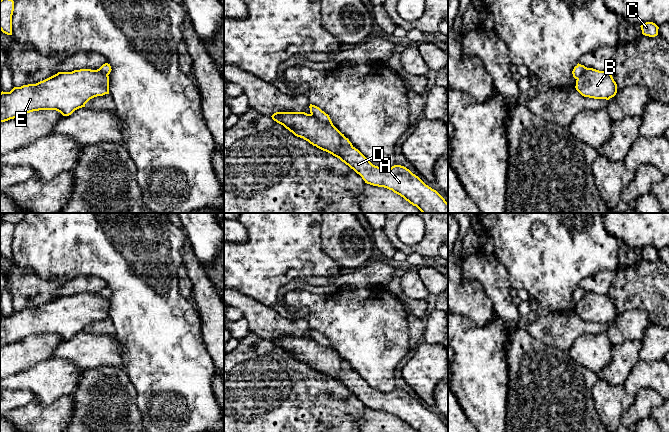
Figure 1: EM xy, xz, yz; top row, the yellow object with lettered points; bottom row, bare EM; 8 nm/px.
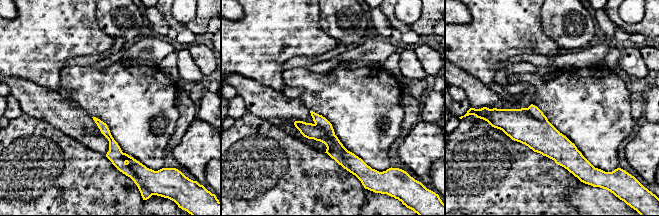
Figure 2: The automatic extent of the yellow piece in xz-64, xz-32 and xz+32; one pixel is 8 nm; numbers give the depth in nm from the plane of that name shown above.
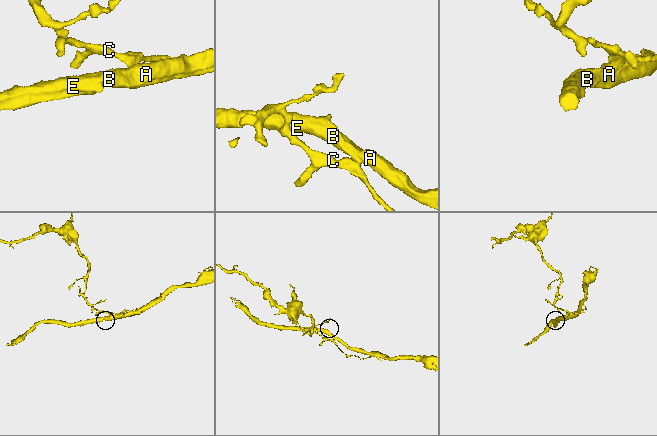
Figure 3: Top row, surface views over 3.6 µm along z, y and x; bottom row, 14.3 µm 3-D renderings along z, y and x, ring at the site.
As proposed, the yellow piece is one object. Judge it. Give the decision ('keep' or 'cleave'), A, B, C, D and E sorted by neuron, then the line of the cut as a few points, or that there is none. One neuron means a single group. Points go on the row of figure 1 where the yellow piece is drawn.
cleave; groups A B D E / C; cut xz (311, 113), (320, 120), (332, 124)

